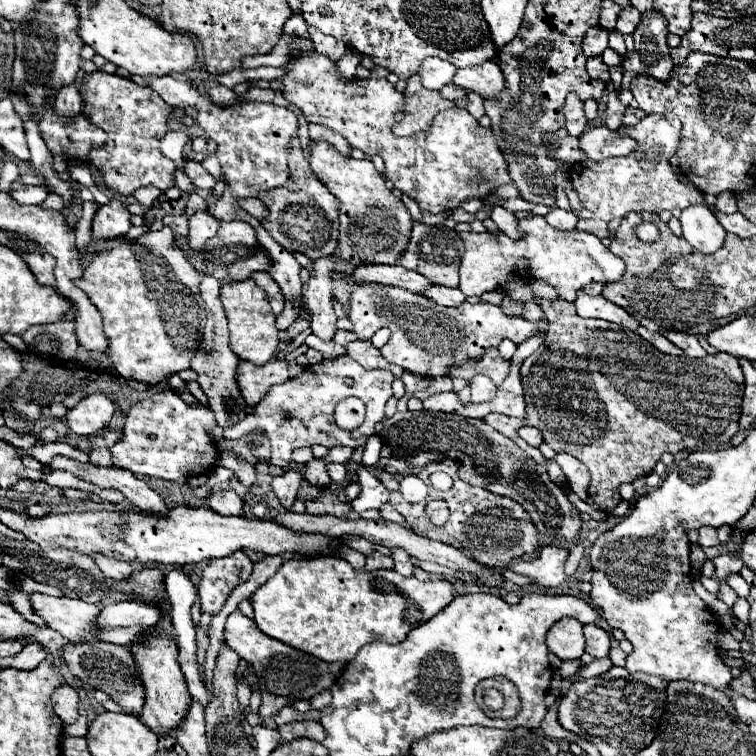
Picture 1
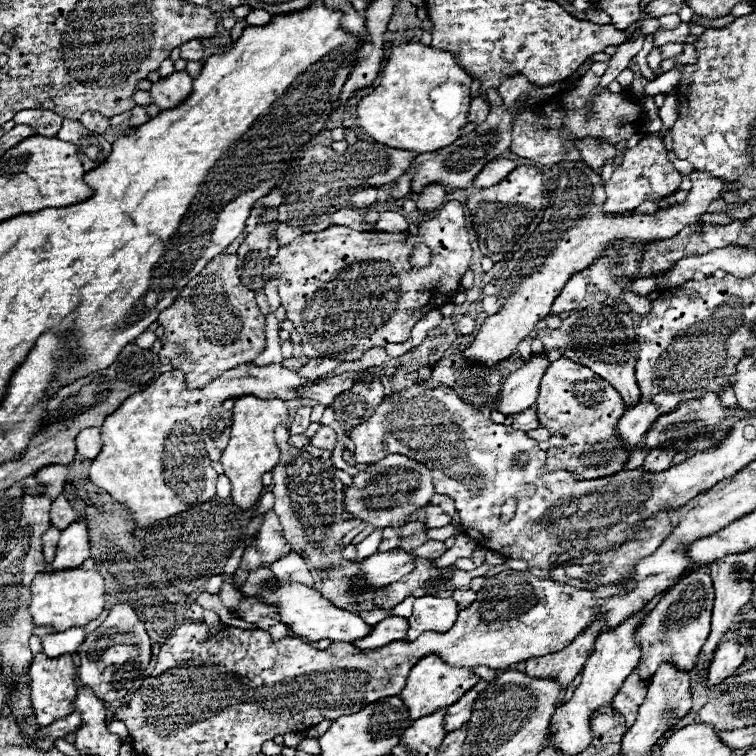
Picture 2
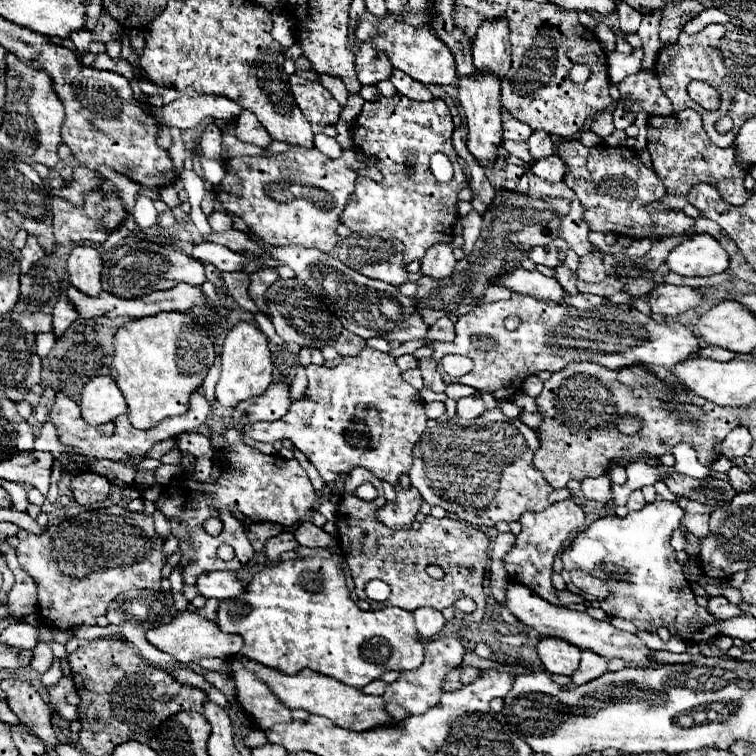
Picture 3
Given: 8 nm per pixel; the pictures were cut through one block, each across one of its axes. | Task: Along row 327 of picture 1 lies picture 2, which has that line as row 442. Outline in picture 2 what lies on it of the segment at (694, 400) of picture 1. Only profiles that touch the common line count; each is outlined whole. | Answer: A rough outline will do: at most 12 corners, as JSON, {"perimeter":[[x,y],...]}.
{"perimeter":[[564,356],[540,382],[550,470],[616,474],[620,394]]}

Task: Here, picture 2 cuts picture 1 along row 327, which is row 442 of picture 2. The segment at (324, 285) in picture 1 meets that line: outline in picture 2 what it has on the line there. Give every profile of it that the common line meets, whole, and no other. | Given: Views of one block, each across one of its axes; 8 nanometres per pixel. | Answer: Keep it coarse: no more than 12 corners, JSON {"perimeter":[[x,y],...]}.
{"perimeter":[[322,426],[310,444],[322,450],[334,450],[336,432]]}

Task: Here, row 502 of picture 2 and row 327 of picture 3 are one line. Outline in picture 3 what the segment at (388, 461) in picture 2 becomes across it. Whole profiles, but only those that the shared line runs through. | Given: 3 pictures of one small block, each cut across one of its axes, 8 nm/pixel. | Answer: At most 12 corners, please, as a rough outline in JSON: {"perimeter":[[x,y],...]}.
{"perimeter":[[270,248],[360,338],[422,340],[414,300],[338,258]]}

